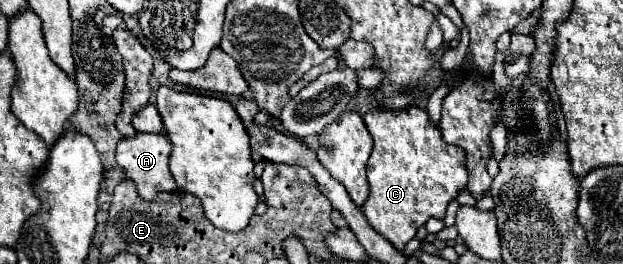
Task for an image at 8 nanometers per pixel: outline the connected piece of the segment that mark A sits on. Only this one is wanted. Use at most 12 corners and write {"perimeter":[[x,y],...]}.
{"perimeter":[[167,134],[117,144],[117,164],[145,200],[177,190]]}

